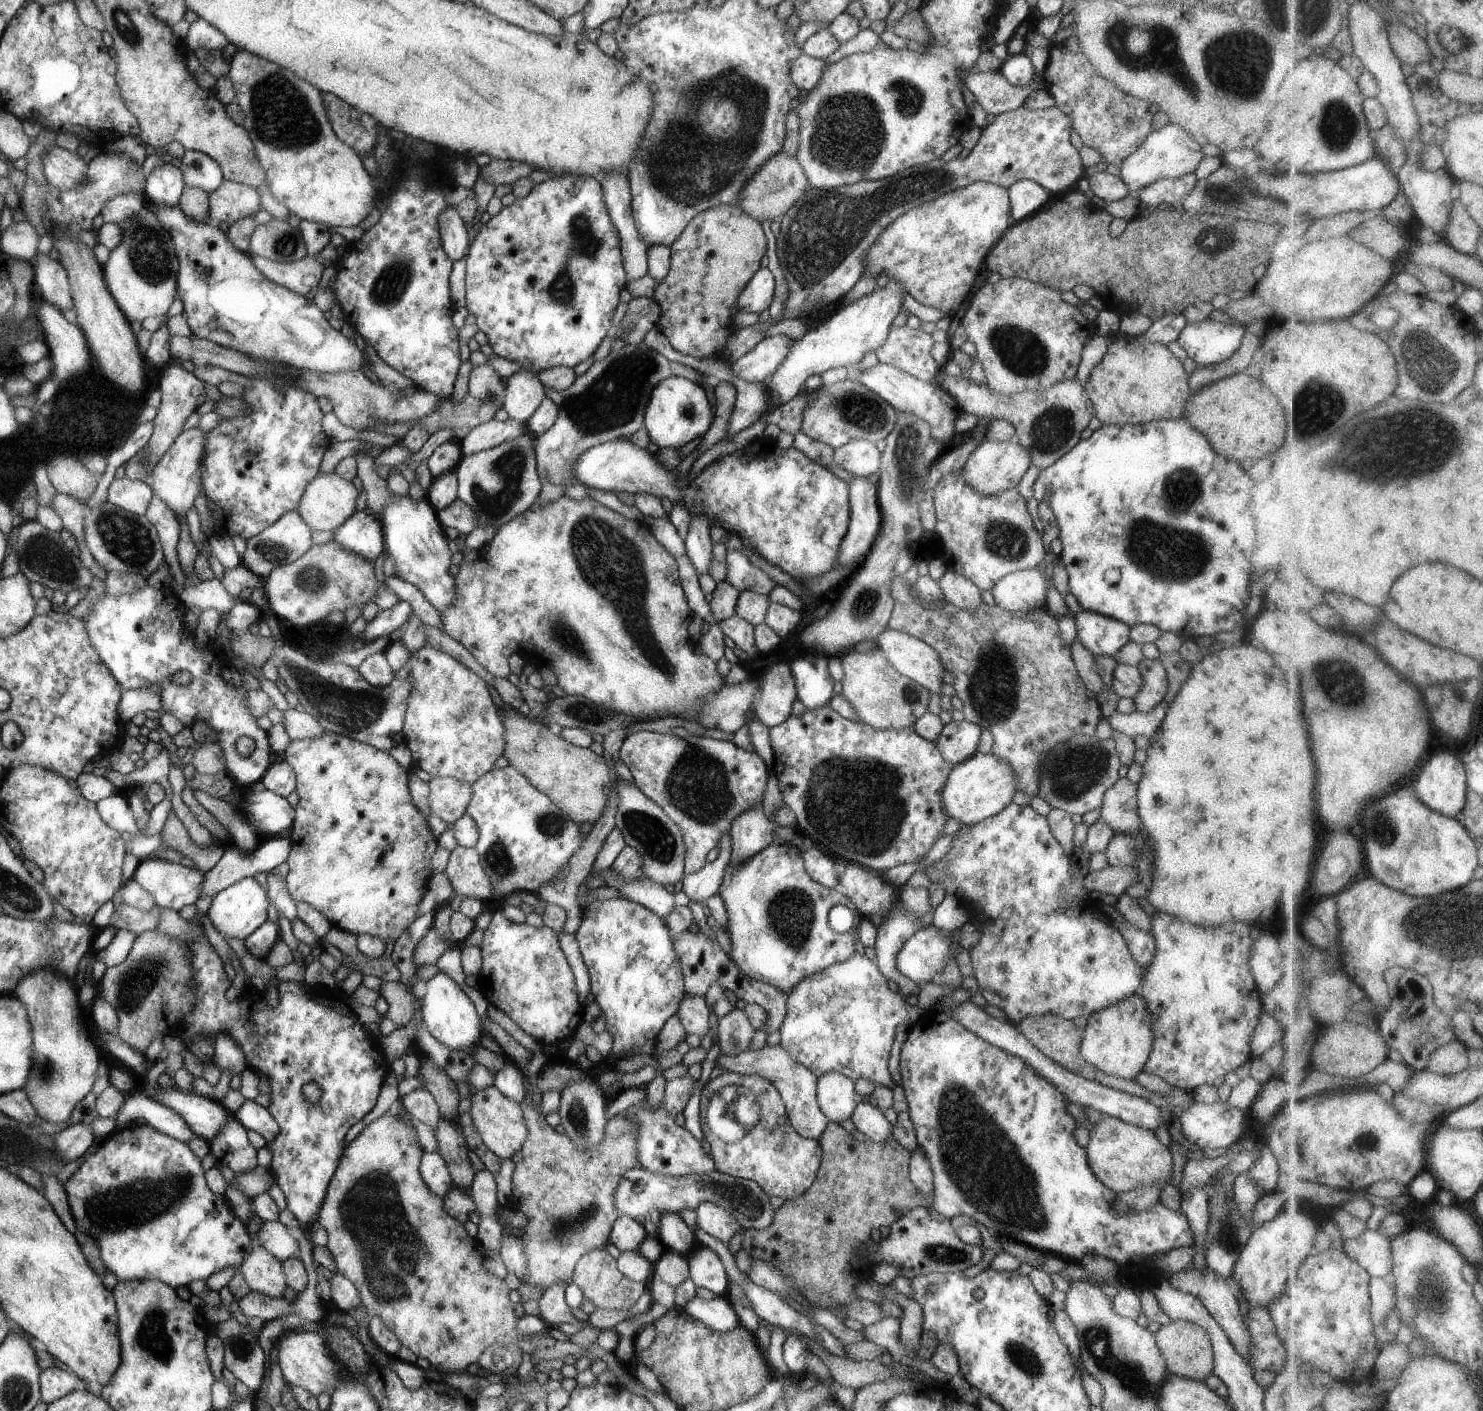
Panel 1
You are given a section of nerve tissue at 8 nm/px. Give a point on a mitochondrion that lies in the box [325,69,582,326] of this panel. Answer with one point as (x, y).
(389, 286)

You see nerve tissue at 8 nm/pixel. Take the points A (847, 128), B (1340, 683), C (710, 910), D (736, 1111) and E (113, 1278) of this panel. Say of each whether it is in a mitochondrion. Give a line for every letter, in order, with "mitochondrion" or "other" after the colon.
A: mitochondrion
B: mitochondrion
C: other
D: mitochondrion
E: other

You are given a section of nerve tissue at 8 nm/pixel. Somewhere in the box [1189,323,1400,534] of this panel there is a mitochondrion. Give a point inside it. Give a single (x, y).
(1322, 406)

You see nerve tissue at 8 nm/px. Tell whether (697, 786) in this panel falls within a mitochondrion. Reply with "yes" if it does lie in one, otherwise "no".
yes

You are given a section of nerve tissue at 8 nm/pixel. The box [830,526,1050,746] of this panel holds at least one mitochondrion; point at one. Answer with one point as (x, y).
(992, 688)

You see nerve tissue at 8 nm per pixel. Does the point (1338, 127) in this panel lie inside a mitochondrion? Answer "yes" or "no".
yes

